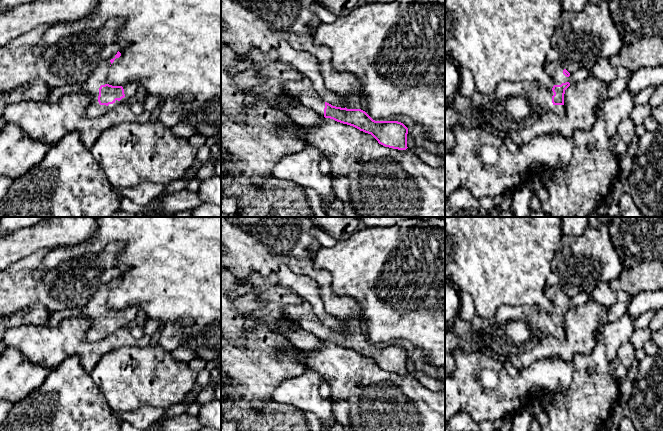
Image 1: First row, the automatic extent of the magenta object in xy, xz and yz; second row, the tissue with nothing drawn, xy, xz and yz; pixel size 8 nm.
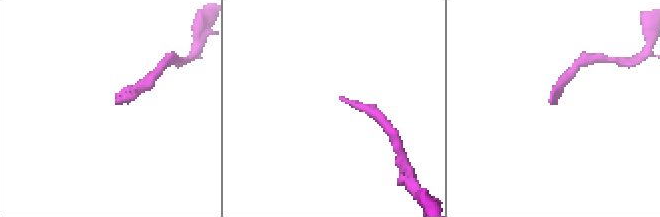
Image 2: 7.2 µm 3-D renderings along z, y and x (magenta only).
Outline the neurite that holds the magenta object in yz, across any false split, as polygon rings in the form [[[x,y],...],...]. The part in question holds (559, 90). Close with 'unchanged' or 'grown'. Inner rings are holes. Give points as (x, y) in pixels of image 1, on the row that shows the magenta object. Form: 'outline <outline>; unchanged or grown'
outline [[[560,62],[549,63],[546,72],[553,78],[552,89],[540,90],[537,82],[502,82],[491,95],[483,95],[477,90],[472,97],[464,97],[460,93],[454,96],[451,104],[445,107],[445,128],[453,129],[460,125],[464,129],[482,128],[483,124],[491,125],[494,133],[512,132],[518,128],[529,128],[542,112],[553,112],[565,117],[565,90],[570,86],[570,73]]]; grown

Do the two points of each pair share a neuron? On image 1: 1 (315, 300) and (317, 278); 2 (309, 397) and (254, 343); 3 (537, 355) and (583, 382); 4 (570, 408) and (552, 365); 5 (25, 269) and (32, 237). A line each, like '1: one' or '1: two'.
1: two
2: two
3: two
4: two
5: two

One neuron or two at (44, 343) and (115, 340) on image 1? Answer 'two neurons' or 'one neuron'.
one neuron

